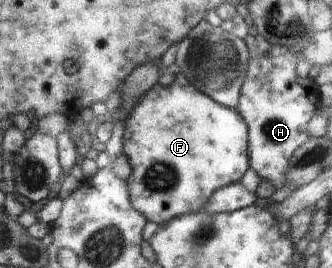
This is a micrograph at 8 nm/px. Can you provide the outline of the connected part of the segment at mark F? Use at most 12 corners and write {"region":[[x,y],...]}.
{"region":[[181,72],[124,119],[132,207],[158,226],[250,167],[238,111]]}

